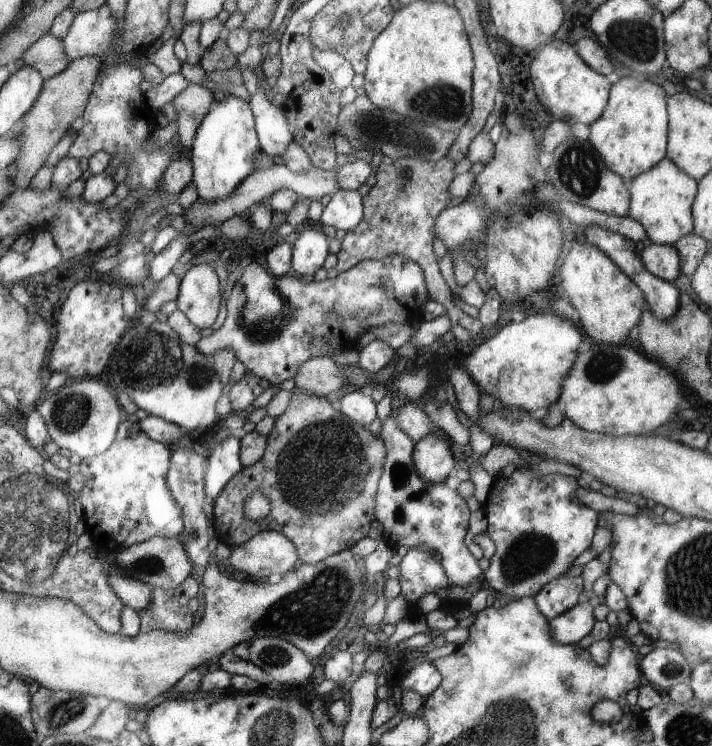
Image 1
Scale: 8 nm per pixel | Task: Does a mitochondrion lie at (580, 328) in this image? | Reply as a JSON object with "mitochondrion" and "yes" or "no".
{"mitochondrion":"no"}

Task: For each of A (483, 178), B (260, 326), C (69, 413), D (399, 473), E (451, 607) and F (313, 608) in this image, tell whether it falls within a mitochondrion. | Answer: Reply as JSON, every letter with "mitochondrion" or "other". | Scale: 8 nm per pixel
{"A":"other","B":"mitochondrion","C":"mitochondrion","D":"mitochondrion","E":"other","F":"mitochondrion"}

